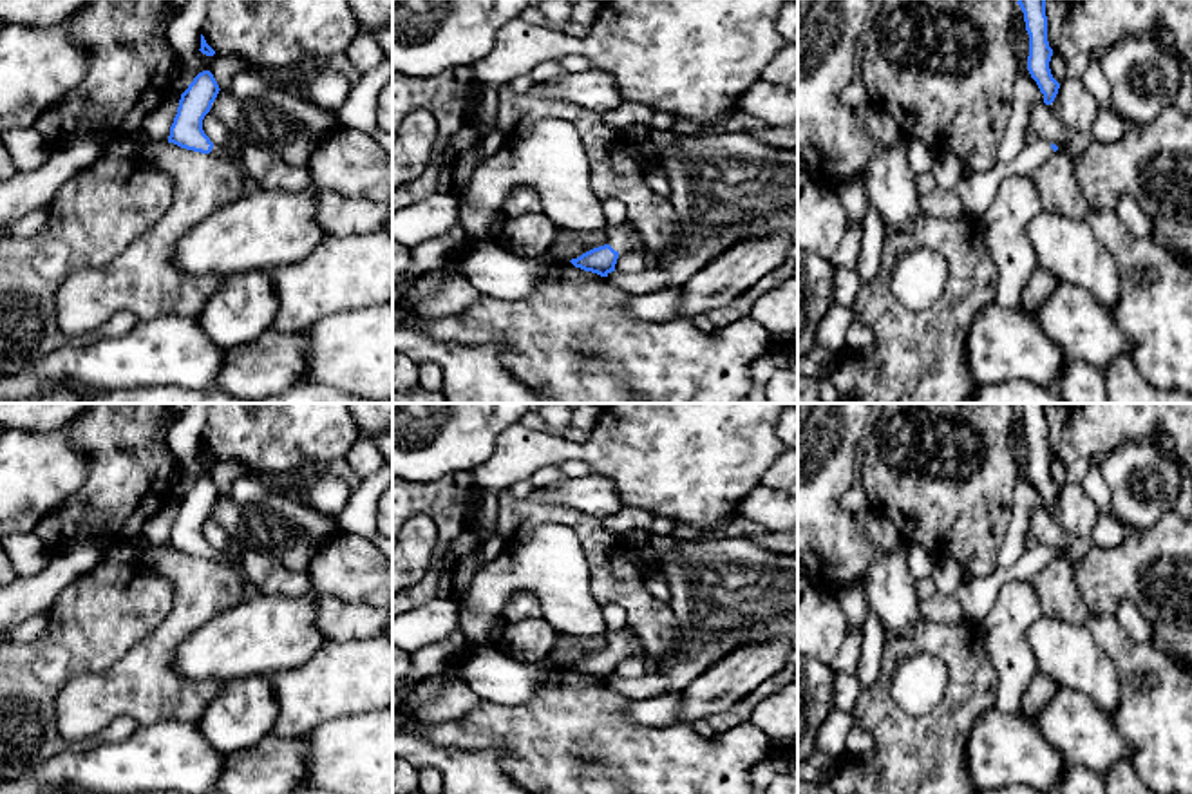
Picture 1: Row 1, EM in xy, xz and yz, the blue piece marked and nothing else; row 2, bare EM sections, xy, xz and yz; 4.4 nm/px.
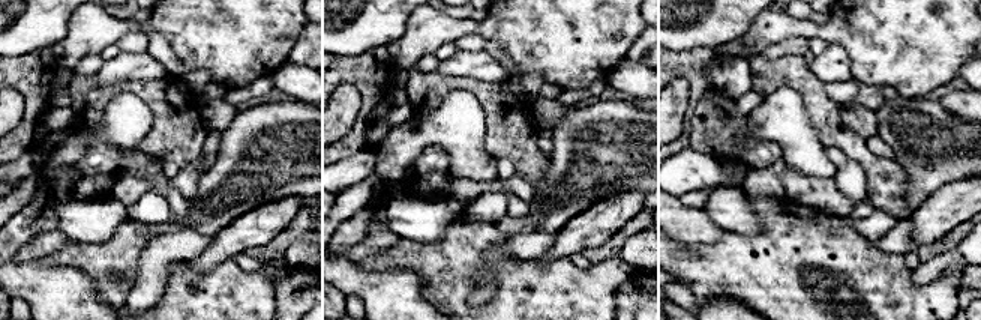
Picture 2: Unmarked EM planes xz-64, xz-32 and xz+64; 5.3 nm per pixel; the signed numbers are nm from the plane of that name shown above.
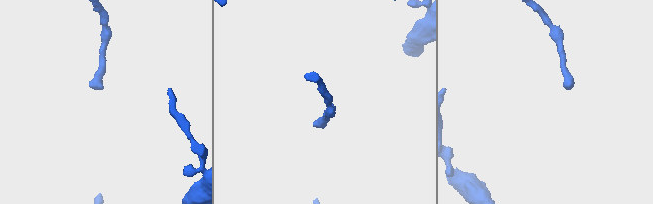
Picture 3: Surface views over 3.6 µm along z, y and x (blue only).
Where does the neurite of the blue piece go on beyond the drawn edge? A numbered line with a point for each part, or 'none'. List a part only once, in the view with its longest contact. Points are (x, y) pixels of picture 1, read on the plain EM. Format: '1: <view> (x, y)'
1: xz (621, 642)

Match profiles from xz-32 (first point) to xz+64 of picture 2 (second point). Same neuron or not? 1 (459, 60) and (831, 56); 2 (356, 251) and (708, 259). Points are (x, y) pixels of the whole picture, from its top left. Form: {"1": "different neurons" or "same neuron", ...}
{"1": "same neuron", "2": "different neurons"}

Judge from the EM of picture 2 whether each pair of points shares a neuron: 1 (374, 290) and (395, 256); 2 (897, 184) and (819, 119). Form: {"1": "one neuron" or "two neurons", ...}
{"1": "two neurons", "2": "one neuron"}

